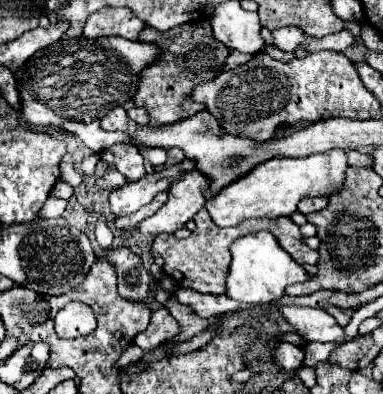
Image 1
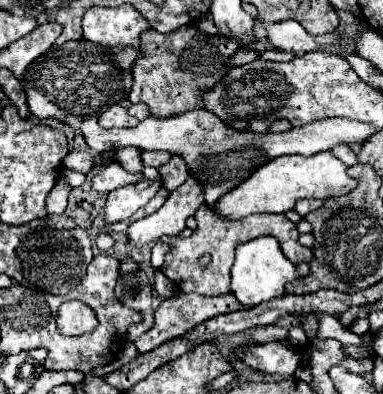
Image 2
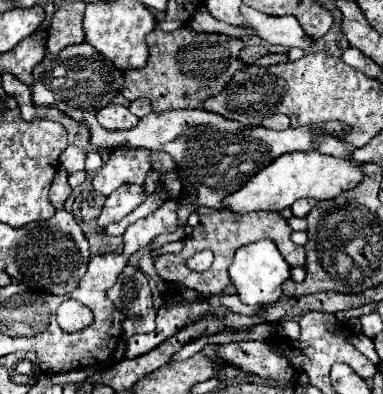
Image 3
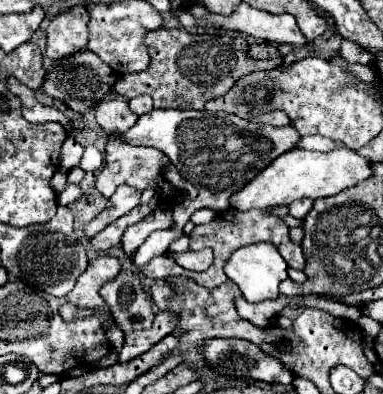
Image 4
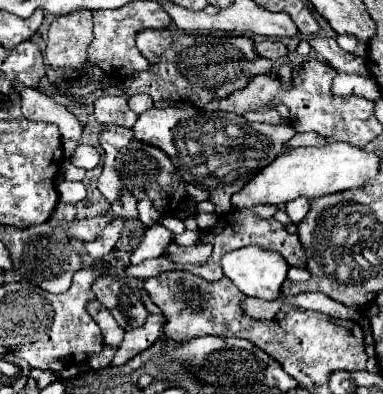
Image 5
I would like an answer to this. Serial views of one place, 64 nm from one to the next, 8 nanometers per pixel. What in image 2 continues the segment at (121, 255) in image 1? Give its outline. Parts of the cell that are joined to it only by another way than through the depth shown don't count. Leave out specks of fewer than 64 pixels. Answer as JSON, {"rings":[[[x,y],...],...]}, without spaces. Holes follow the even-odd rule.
{"rings":[[[124,258],[120,264],[120,278],[114,294],[126,308],[132,308],[142,316],[140,324],[128,328],[128,338],[136,340],[144,332],[148,332],[148,328],[152,328],[154,310],[152,310],[152,286],[148,282],[148,276],[130,258]]]}

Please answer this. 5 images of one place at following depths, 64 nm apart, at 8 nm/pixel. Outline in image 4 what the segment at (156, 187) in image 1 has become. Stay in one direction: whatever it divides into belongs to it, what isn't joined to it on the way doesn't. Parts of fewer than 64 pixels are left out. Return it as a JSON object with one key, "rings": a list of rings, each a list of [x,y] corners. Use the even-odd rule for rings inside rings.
{"rings":[[[120,186],[116,192],[114,192],[114,196],[108,200],[108,204],[106,204],[106,208],[104,208],[104,212],[100,212],[92,222],[88,222],[86,226],[84,226],[84,234],[88,236],[88,238],[92,238],[92,236],[96,236],[102,228],[106,228],[112,220],[116,220],[116,218],[120,218],[120,216],[124,216],[124,214],[128,214],[132,209],[138,206],[138,200],[140,200],[140,192],[136,192],[134,188],[130,188],[130,186]]]}

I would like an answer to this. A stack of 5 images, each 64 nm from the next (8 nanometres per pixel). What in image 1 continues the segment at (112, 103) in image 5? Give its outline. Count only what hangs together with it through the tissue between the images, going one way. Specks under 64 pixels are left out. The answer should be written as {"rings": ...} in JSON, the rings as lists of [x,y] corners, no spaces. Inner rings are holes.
{"rings":[[[122,106],[112,108],[112,110],[100,120],[100,126],[102,126],[104,130],[122,130],[122,132],[128,132],[128,134],[134,134],[134,130],[138,128],[138,126],[134,124],[134,120],[128,118],[128,114],[126,114],[126,110],[124,110]]]}

